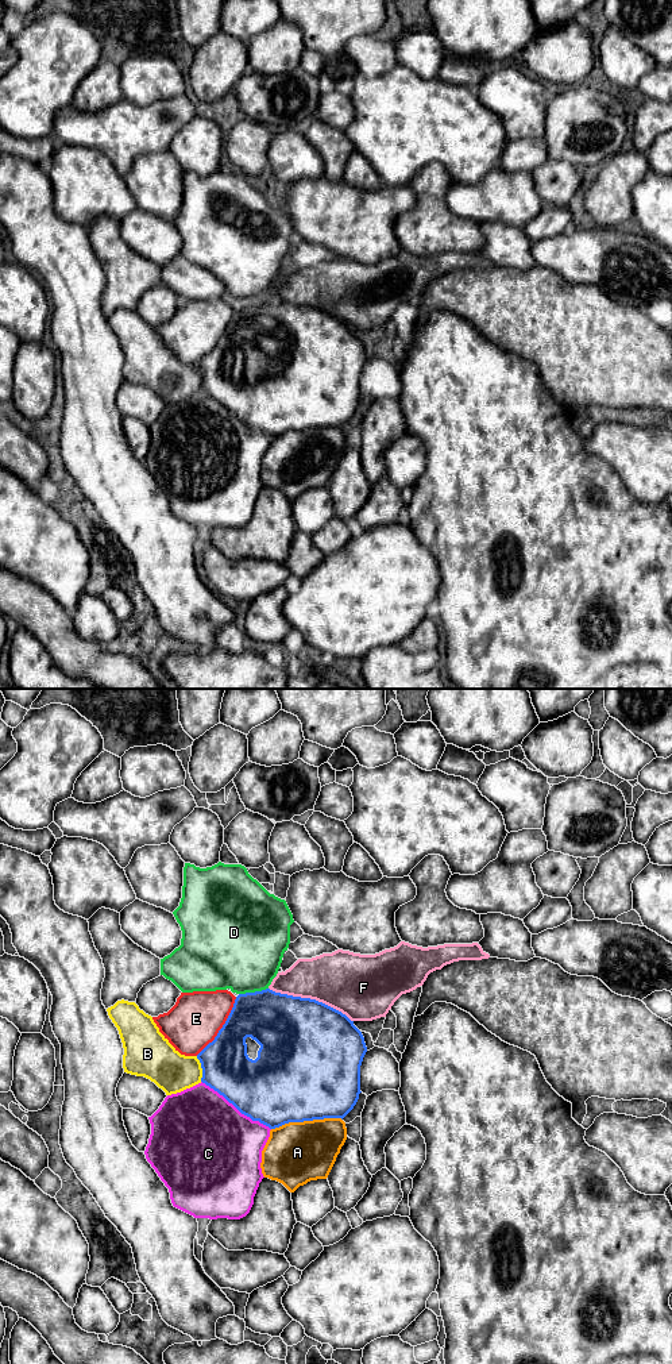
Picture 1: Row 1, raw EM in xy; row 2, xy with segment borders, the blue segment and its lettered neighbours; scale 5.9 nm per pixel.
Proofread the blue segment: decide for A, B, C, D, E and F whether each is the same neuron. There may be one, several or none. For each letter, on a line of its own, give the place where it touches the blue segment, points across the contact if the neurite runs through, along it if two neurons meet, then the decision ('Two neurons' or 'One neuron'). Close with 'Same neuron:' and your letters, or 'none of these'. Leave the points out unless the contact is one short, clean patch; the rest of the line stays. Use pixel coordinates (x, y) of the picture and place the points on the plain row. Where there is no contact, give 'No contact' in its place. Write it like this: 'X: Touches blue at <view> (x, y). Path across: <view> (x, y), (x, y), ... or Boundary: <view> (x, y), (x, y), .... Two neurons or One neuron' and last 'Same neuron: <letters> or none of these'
A: Touches blue at xy (306, 428). Two neurons
B: Touches blue at xy (201, 376). Two neurons
C: Touches blue at xy (236, 416). Two neurons
D: Touches blue at xy (253, 301). Two neurons
E: Touches blue at xy (223, 335). Two neurons
F: Touches blue at xy (309, 307). Two neurons
Same neuron: none of these

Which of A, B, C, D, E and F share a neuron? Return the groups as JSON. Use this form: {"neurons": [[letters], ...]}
{"neurons": [["A"], ["B"], ["C"], ["D"], ["E"], ["F"]]}

